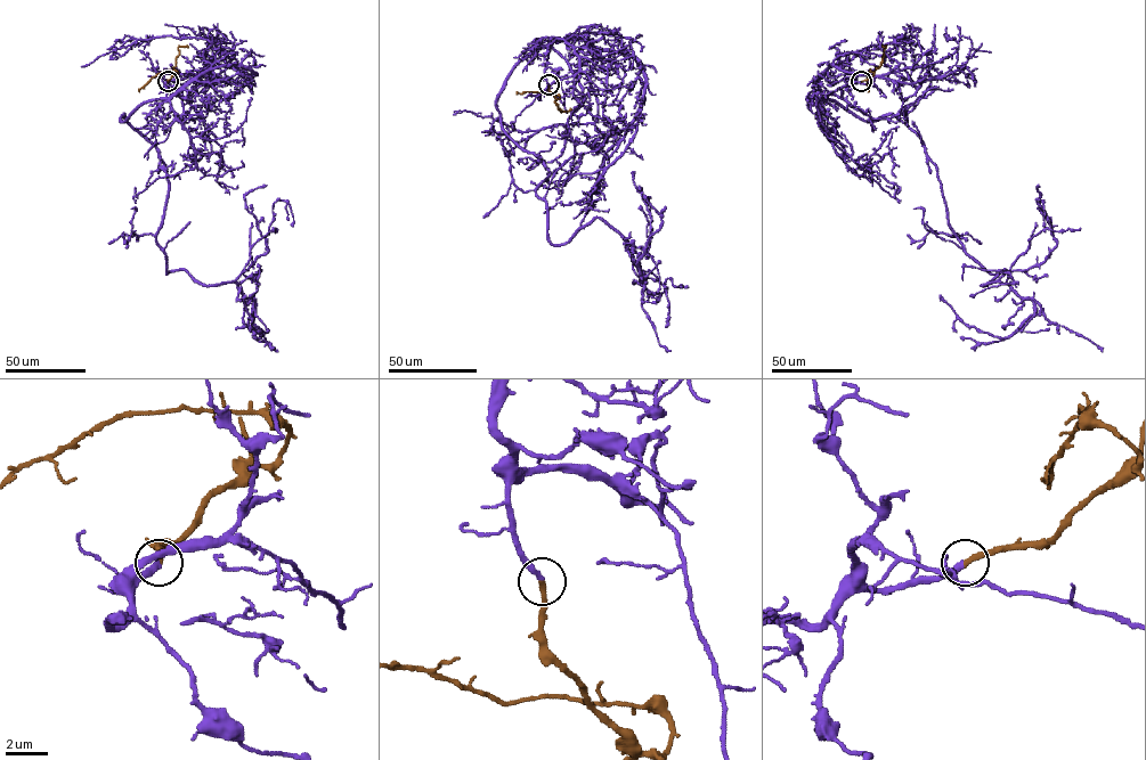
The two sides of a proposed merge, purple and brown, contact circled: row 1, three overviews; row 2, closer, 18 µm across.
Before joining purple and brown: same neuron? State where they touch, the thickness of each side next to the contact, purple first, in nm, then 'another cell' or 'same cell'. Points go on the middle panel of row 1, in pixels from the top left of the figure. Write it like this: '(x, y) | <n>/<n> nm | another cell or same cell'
(549, 84) | 320/280 nm | same cell

